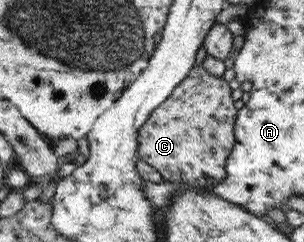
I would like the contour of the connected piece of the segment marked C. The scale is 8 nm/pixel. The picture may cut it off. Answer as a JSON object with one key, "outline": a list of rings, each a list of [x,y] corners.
{"outline":[[[197,63],[171,94],[154,108],[138,130],[136,156],[152,166],[169,183],[191,183],[193,185],[213,185],[225,175],[225,159],[235,142],[233,125],[238,111],[238,104],[231,99],[231,89],[227,81],[209,74]]]}

